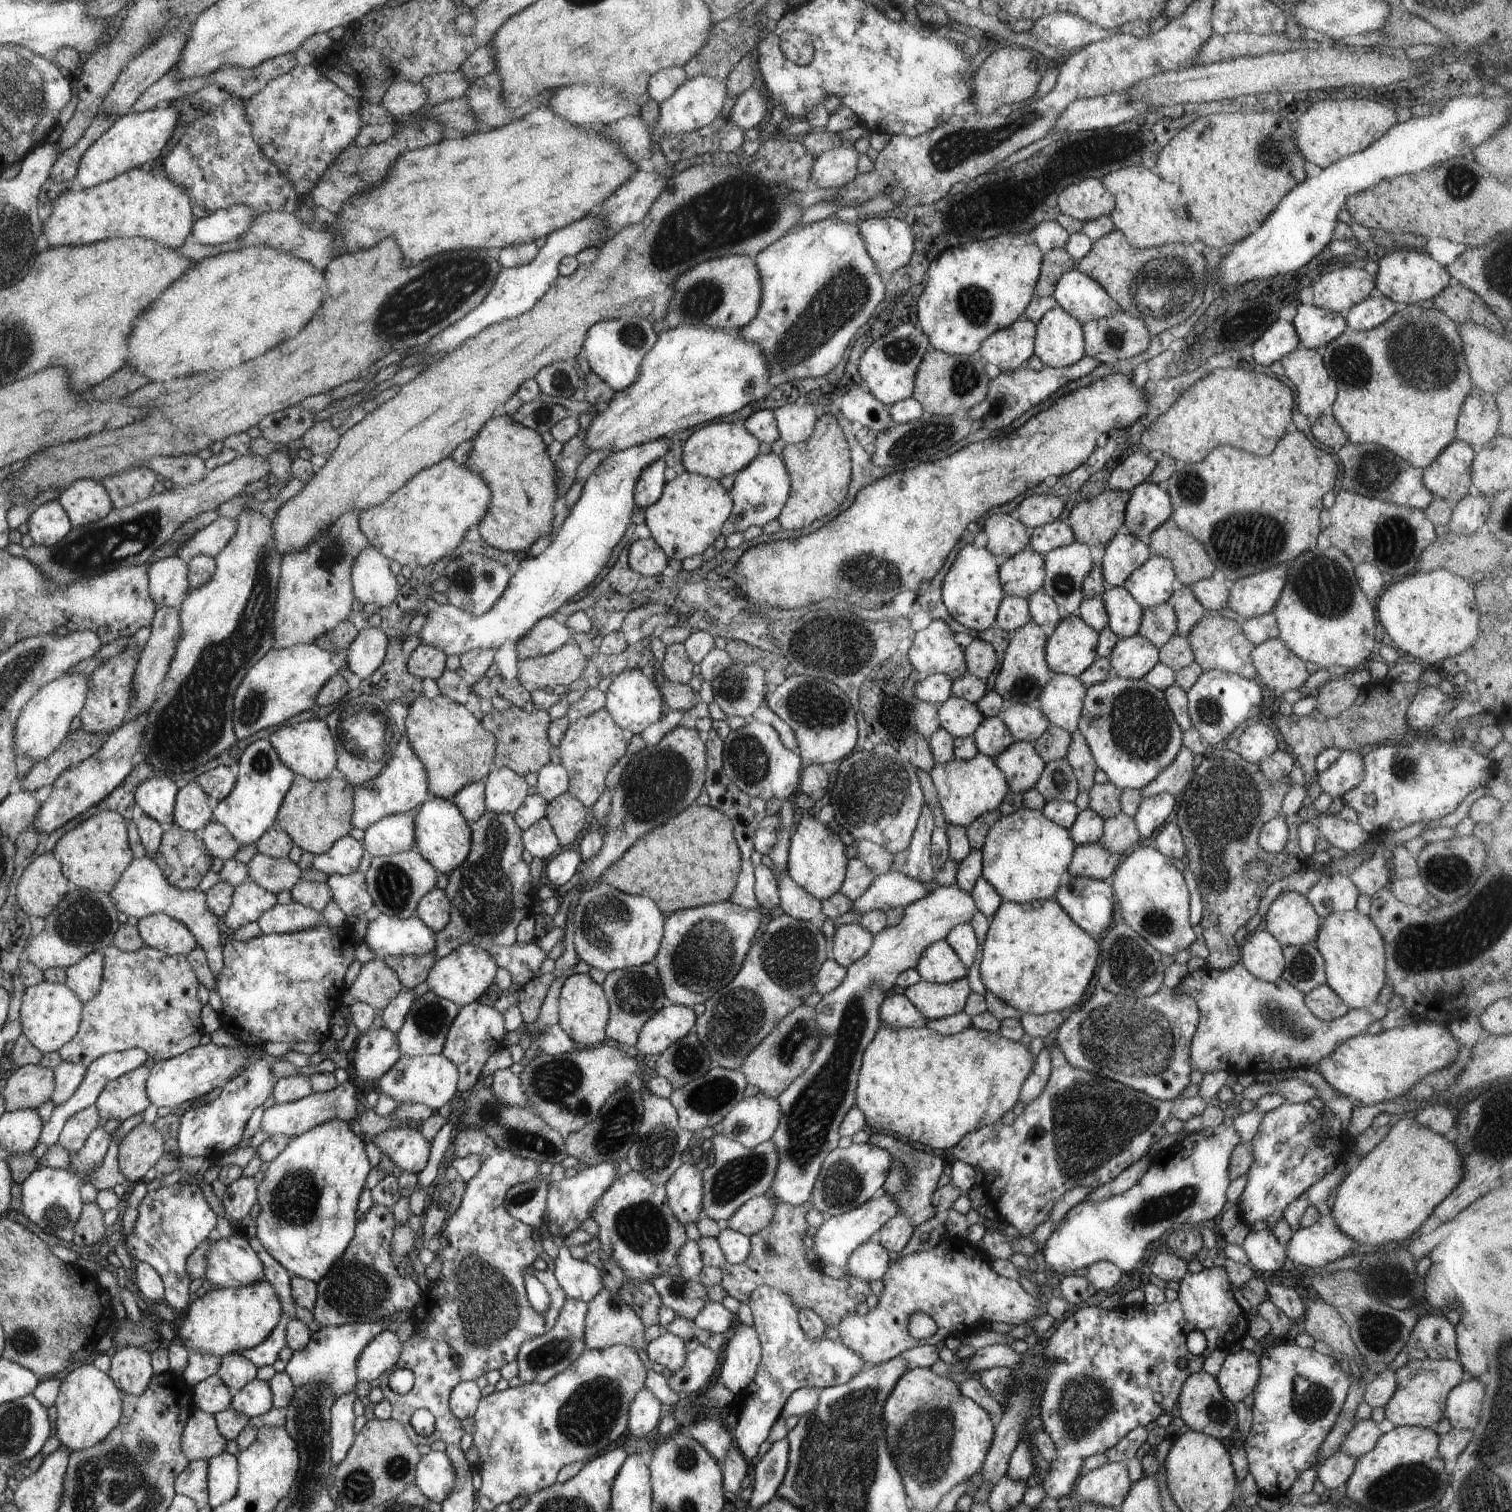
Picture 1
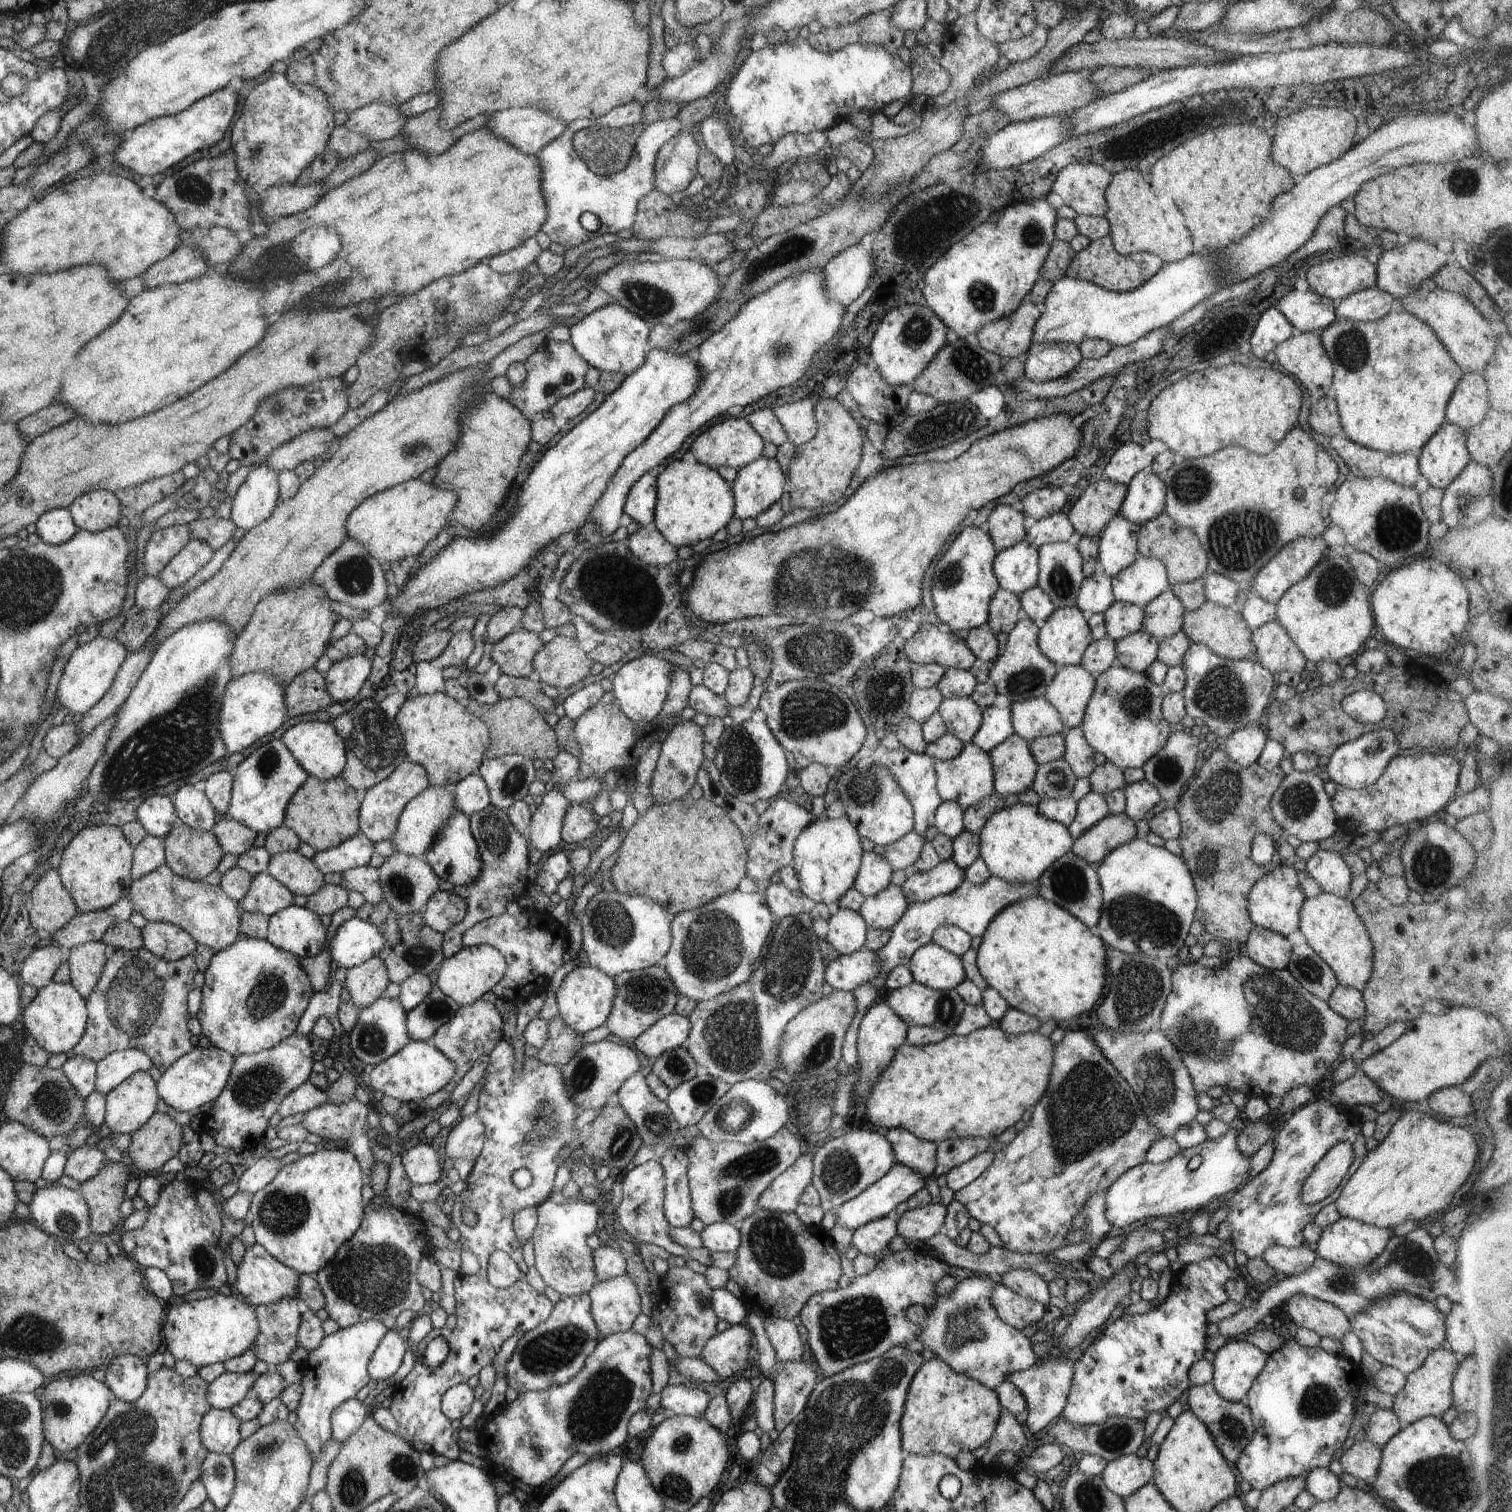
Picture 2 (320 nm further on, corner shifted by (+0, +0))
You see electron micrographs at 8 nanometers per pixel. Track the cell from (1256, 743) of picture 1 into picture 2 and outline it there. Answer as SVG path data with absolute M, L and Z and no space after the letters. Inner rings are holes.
M1250 725L1228 736L1224 750L1234 762L1247 767L1257 760L1267 740L1258 726Z

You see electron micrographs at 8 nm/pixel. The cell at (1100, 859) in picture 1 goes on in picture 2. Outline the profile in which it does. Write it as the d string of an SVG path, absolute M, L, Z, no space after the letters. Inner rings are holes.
M1125 812L1110 813L1073 839L1071 851L1096 866L1111 850L1136 839L1136 823Z

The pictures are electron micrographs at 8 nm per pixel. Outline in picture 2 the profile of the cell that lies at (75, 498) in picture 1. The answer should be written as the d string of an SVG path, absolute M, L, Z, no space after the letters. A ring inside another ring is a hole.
M98 489L78 497L68 508L78 518L78 528L98 532L116 527L121 520L121 504L113 491Z

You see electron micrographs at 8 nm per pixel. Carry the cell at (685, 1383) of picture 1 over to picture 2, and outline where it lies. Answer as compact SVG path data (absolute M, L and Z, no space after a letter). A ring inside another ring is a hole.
M746 1323L730 1325L706 1342L700 1358L726 1379L741 1374L752 1363L748 1355L752 1333Z

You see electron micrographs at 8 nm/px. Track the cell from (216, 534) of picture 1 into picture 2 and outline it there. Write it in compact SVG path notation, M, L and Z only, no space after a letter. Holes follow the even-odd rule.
M190 539L180 553L175 554L157 574L162 584L170 592L192 578L198 570L206 566L214 556L214 551L205 542Z

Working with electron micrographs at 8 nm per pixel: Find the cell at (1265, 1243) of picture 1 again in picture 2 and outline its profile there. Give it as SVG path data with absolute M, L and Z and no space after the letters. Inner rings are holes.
M1302 1244L1298 1248L1274 1245L1267 1248L1262 1257L1275 1271L1286 1274L1286 1277L1295 1277L1305 1273L1318 1256L1312 1246Z

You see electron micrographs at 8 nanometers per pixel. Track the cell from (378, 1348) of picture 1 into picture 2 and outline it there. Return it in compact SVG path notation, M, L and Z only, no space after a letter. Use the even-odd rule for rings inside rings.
M394 1329L389 1330L380 1340L378 1348L372 1353L367 1366L369 1377L379 1381L396 1374L406 1350L408 1350L406 1340L402 1340L402 1336L394 1332Z

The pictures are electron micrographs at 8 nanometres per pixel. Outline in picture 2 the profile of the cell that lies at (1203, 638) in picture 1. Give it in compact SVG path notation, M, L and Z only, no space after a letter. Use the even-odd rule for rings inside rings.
M1206 601L1196 610L1184 613L1181 629L1192 643L1206 645L1214 654L1229 659L1254 658L1255 646L1251 641L1251 631L1241 613L1230 607L1223 607Z

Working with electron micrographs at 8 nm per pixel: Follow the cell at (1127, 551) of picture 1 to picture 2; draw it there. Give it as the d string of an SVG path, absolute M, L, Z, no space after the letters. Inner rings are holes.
M1118 514L1098 534L1099 565L1110 576L1118 574L1138 558L1139 527Z

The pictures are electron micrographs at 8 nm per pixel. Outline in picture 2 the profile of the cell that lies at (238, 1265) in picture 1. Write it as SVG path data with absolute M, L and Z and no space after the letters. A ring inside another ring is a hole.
M255 1243L245 1250L243 1261L238 1266L238 1276L233 1289L239 1296L253 1302L254 1306L266 1306L282 1299L297 1299L300 1290L301 1275L293 1267L279 1263L277 1259L265 1250L265 1247Z

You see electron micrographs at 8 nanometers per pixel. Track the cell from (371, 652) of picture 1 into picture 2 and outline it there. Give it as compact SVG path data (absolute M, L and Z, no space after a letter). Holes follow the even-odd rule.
M365 655L333 661L330 669L323 673L326 690L332 702L350 702L360 692L371 673L371 661Z

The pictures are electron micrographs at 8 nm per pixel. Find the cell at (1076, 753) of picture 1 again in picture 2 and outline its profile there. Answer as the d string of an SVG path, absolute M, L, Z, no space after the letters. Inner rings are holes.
M1081 727L1064 732L1065 751L1063 759L1071 766L1078 779L1087 777L1095 768L1095 750L1088 744Z

